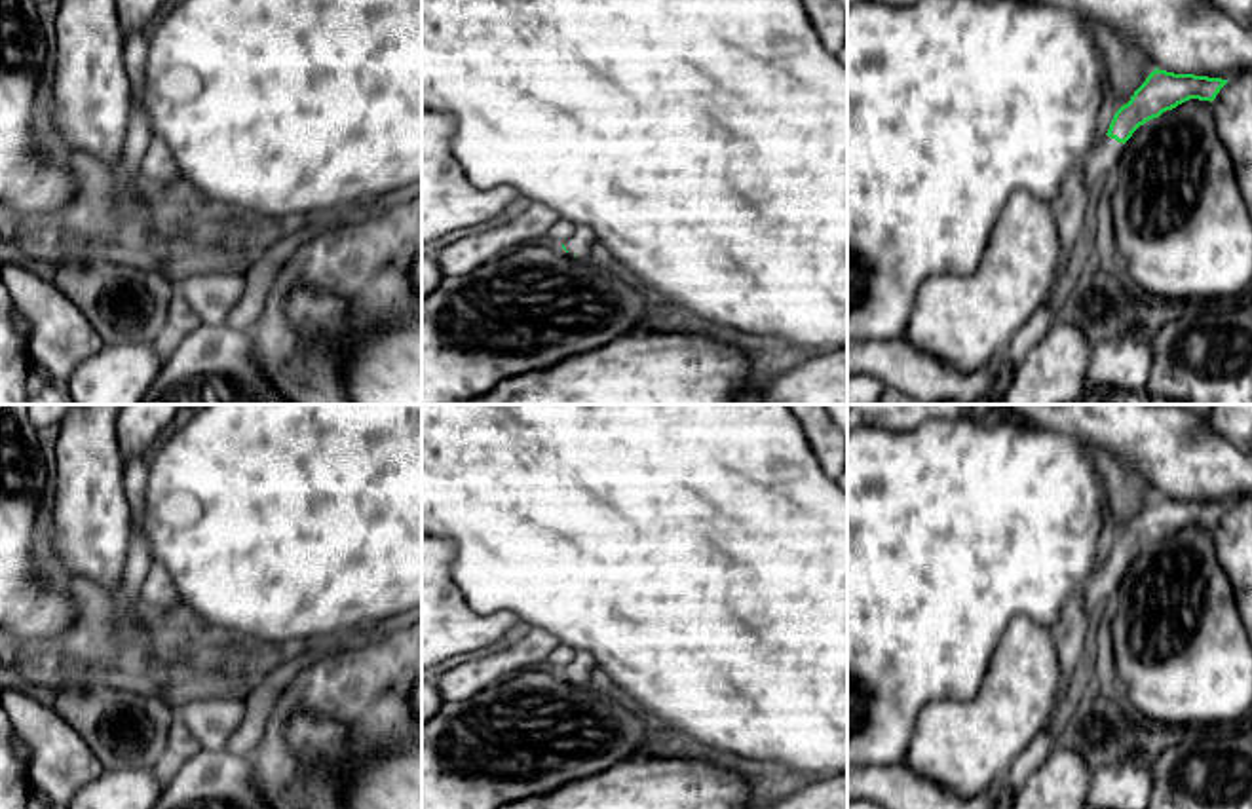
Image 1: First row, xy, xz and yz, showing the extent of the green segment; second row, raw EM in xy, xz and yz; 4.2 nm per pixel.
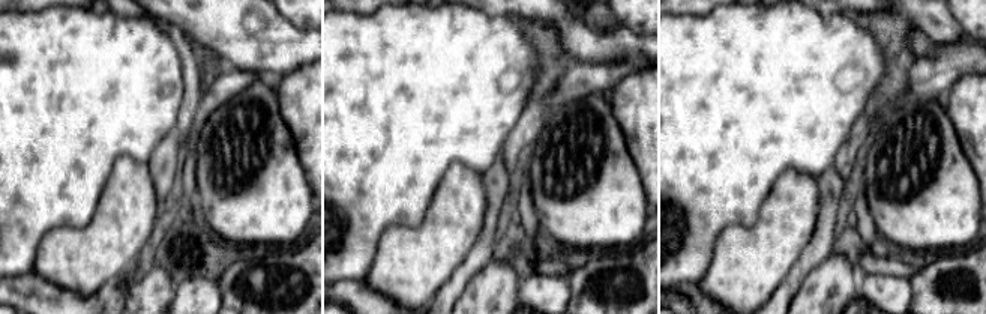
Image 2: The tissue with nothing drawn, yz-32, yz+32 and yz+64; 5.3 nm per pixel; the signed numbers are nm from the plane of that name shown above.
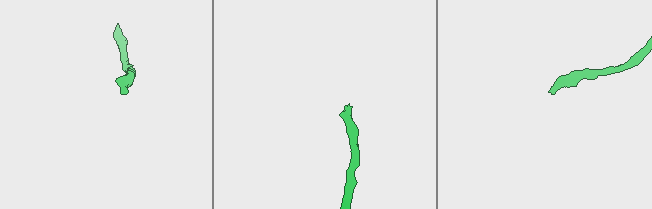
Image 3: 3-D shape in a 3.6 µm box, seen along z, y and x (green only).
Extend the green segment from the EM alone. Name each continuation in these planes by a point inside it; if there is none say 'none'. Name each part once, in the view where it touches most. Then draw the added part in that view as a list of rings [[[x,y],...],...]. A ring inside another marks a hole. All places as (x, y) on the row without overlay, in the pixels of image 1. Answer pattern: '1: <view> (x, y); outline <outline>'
1: yz (1100, 585); outline [[[1104,562],[1100,570],[1092,572],[1083,583],[1087,617],[1094,621],[1098,611],[1115,596],[1125,570],[1111,562]]]

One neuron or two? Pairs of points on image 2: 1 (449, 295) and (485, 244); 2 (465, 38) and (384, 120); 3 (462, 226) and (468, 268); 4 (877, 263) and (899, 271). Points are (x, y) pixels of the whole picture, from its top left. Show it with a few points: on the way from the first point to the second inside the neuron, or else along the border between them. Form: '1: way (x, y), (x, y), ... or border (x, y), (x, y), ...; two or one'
1: way (458, 283), (479, 256); one
2: way (446, 59), (405, 99); one
3: border (483, 224), (476, 244), (444, 283); two
4: way (883, 263), (893, 265); one

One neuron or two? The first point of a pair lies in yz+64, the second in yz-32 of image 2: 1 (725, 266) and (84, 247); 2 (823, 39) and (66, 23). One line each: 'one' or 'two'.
1: one
2: one

